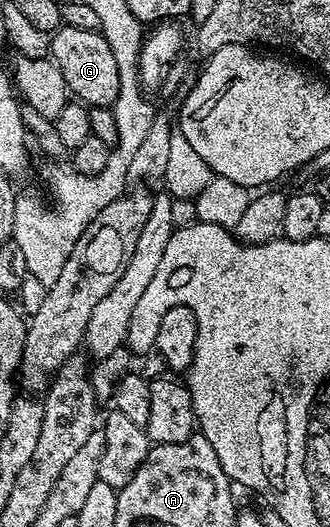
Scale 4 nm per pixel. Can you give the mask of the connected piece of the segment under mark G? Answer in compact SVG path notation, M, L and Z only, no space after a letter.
M62 24L51 37L51 57L63 71L70 94L76 100L92 107L108 105L112 107L119 95L119 63L115 61L115 51L99 31L83 31L79 27Z

